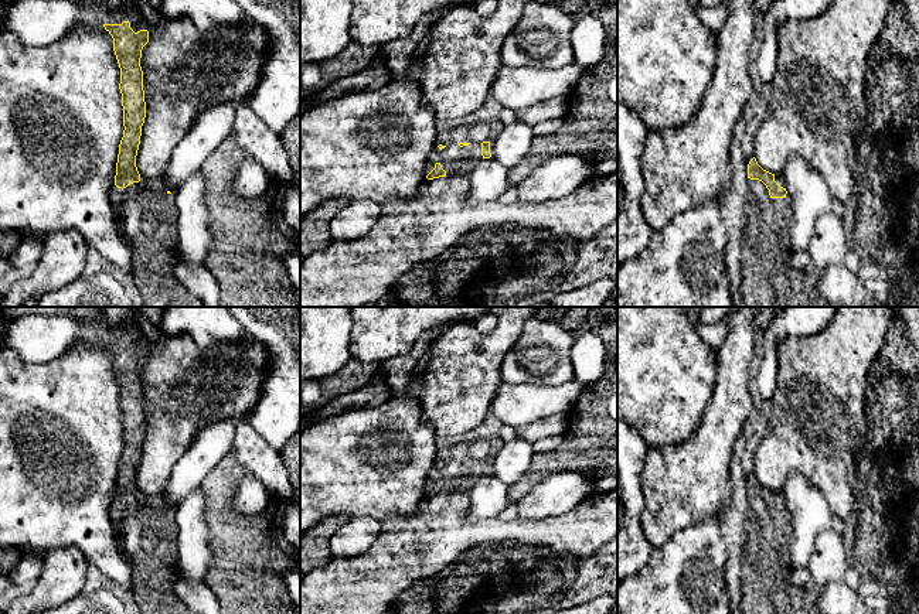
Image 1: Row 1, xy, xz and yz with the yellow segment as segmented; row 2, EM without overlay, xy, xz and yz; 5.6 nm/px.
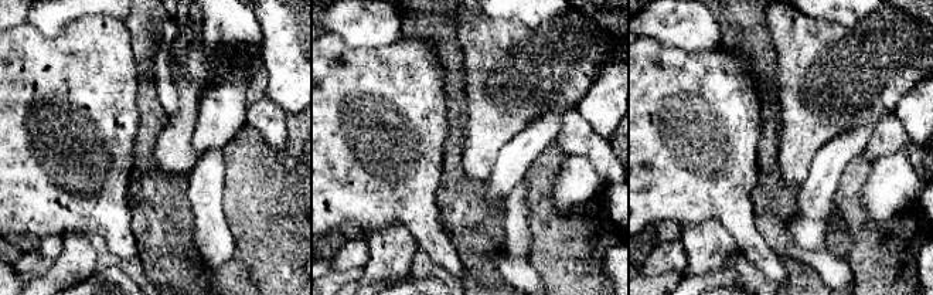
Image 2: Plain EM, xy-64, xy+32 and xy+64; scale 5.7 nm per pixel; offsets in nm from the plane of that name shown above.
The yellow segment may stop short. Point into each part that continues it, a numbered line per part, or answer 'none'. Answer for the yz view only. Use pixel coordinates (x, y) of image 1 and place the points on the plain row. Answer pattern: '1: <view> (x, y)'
1: yz (766, 569)

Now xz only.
1: xz (453, 476)

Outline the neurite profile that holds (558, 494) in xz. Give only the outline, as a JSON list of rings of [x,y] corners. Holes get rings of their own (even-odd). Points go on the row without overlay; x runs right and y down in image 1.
[[[564,471],[547,477],[515,504],[518,516],[530,521],[555,518],[573,509],[596,492],[596,481],[579,471]]]

